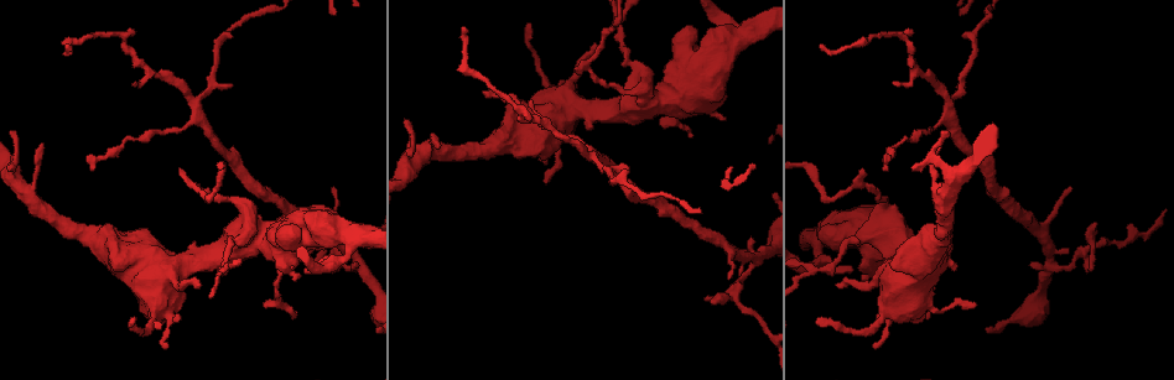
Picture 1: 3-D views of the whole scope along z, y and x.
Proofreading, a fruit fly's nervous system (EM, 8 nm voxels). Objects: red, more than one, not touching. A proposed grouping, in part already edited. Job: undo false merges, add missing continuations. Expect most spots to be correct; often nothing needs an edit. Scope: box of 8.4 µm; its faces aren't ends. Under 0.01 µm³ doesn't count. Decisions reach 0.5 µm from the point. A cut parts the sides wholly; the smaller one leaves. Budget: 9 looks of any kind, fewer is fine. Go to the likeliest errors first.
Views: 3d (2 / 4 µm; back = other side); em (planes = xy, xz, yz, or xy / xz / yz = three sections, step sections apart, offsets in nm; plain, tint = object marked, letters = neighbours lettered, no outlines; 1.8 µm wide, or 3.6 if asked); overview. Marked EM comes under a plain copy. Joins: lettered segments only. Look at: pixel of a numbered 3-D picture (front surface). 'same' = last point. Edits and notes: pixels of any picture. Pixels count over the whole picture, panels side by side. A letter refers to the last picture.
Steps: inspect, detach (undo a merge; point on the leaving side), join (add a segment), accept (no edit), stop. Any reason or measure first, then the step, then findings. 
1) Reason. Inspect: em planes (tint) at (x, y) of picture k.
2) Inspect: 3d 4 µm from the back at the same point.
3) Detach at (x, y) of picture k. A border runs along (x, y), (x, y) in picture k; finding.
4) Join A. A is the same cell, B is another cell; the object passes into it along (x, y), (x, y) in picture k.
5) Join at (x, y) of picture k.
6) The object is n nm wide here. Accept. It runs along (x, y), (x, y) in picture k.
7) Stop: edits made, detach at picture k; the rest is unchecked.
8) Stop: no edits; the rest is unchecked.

Thin end. Inspect: 3d 4 µm at (885, 167) of picture 1.

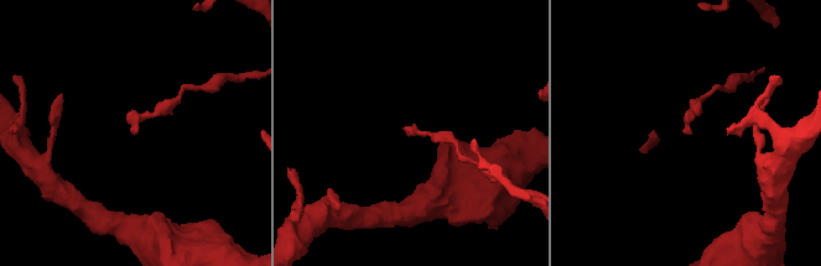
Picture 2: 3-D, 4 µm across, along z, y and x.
Inspect: em xy step 4 (tint) at (691, 129) of picture 2.

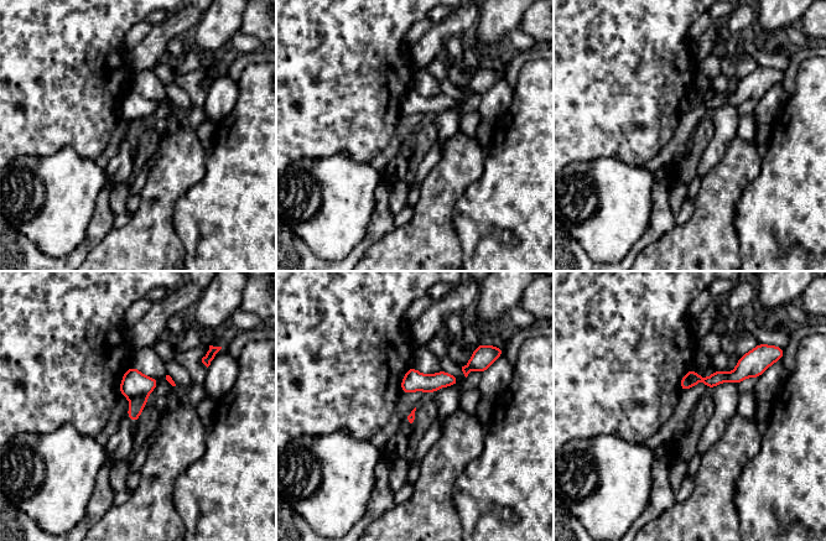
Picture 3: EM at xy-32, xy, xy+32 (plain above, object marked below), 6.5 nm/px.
Cut it another way. Inspect: em planes (letters) at the same point.

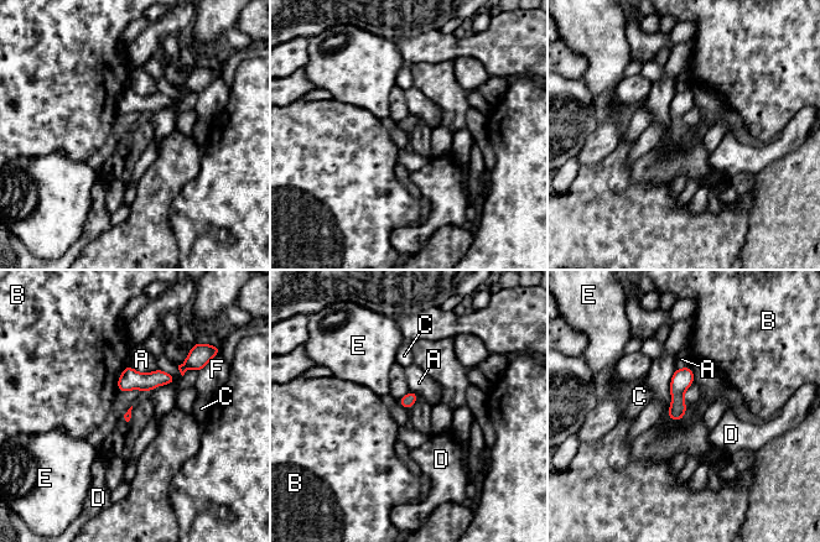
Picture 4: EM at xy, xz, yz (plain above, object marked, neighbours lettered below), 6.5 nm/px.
The longest contact is with B, 200 nm. Accept. A, B, C, D, E and F are other cells; none of them fits.

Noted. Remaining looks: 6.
Side arm on a straight run. Inspect: 3d 4 µm at (360, 268) of picture 1.

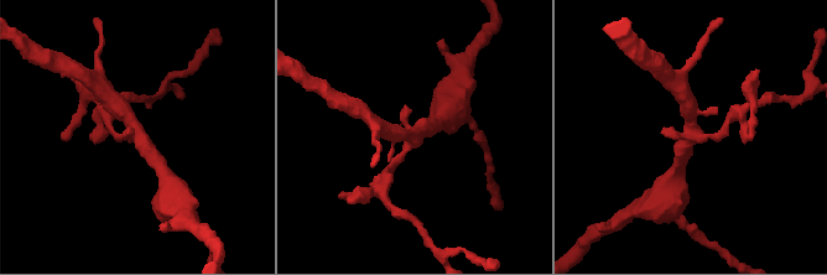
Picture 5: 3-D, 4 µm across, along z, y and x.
Need the tissue. Inspect: em planes (tint) at (416, 134) of picture 5.

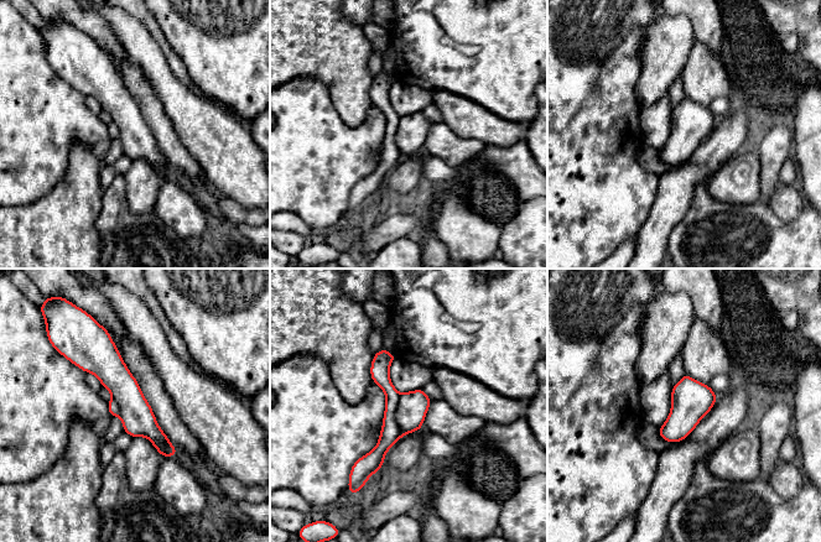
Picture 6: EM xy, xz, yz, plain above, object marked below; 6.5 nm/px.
See the neighbours. Inspect: em planes (letters) at the same point.

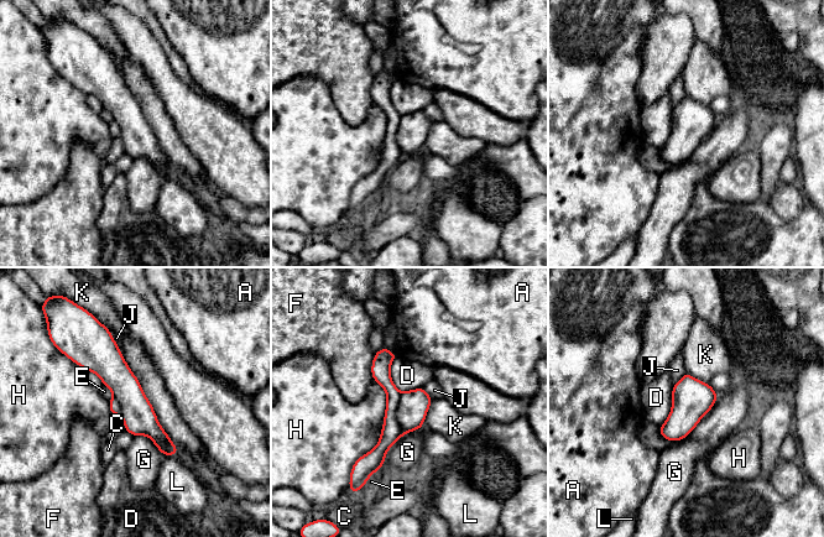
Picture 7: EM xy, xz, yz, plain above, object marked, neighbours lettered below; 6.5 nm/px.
The object is 220 nm wide here. Detach at (391, 432) of picture 7. A, C, D, E, F, G, H, J, K and L are other cells; a border runs along (400, 392), (396, 421), (403, 433) in picture 7; two neurons meet here.

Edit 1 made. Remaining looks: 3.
Branch stops here. Inspect: 3d 4 µm at (725, 119) of picture 1.

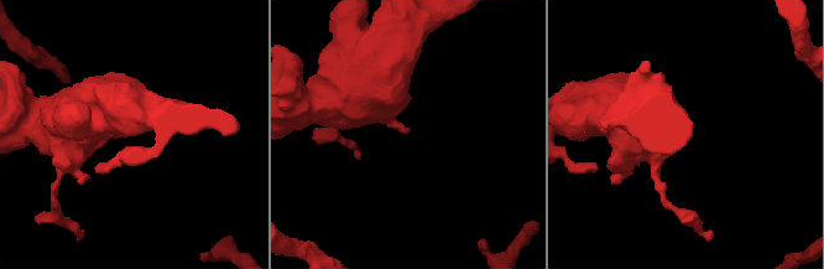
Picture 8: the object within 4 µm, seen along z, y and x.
Inspect: em 3.6 µm xz step 8 (letters) at (406, 132) of picture 8.

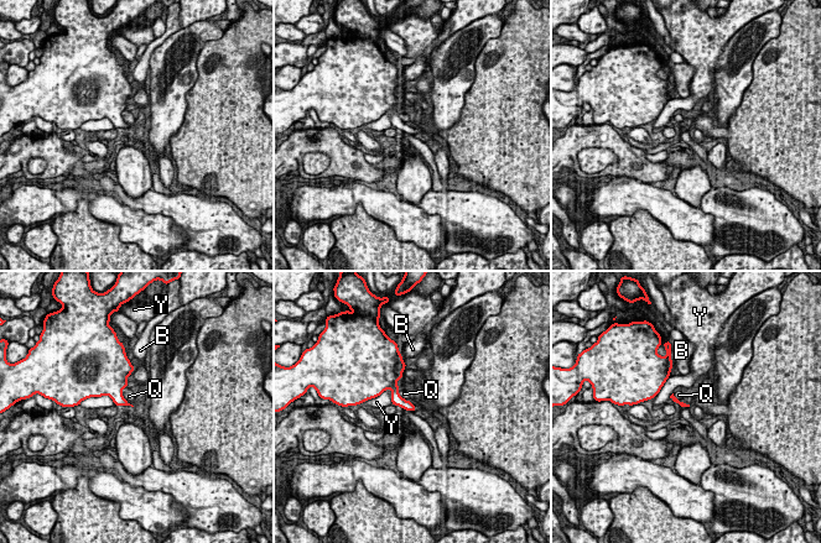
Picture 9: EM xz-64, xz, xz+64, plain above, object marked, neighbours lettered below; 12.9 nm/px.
Inspect: em 3.6 µm planes (letters) at the same point.

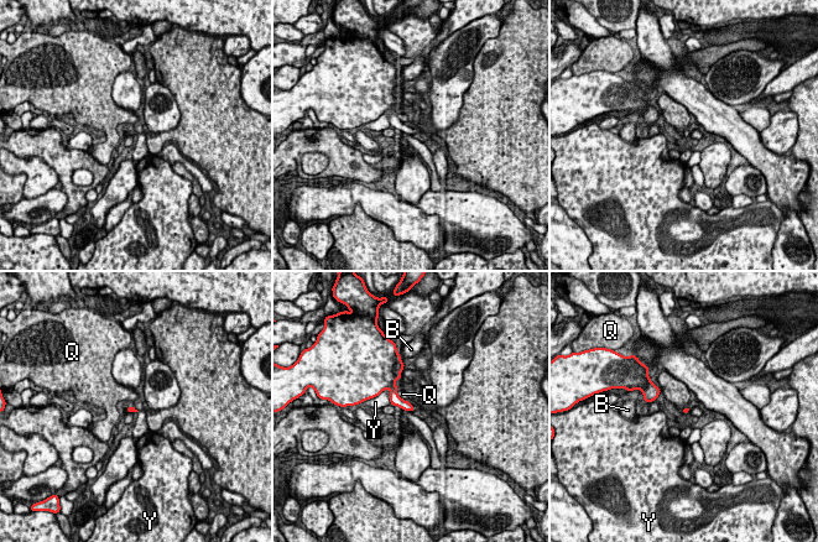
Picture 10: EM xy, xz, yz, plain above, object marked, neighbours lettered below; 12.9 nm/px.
Accept. B, Q and Y are other cells; it runs along (389, 382), (392, 394), (408, 407) in picture 10; no lettered segment goes on from it.

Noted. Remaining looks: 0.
Stop: edits made, detach at picture 7; the rest is unchecked.

